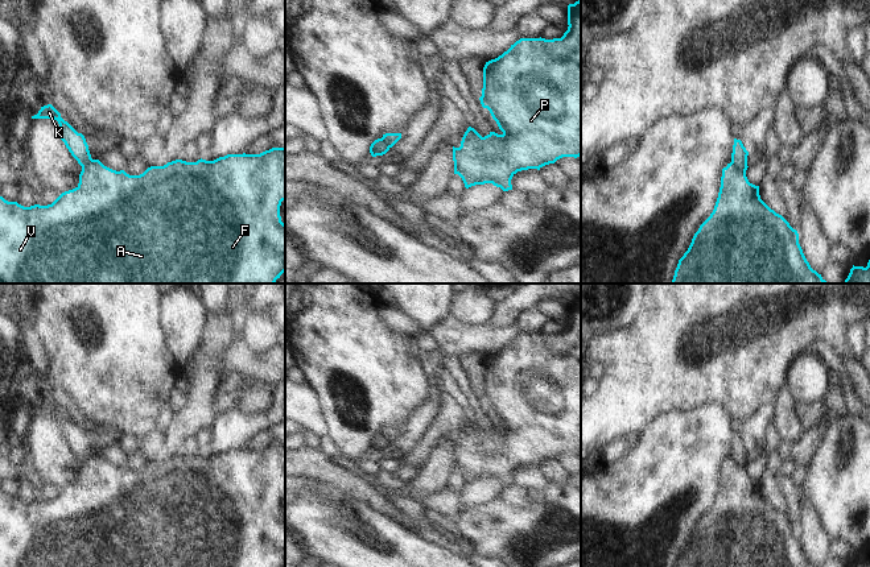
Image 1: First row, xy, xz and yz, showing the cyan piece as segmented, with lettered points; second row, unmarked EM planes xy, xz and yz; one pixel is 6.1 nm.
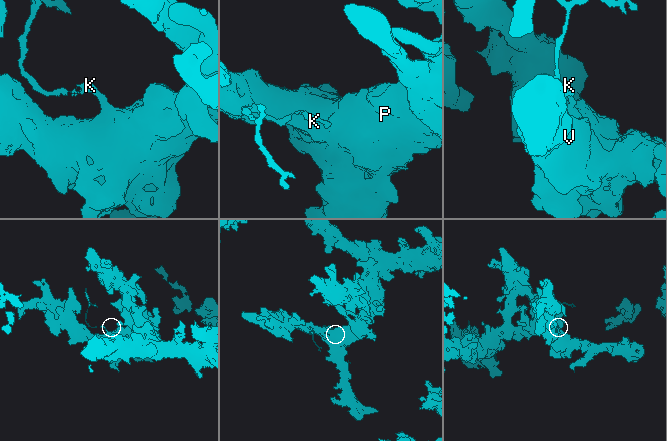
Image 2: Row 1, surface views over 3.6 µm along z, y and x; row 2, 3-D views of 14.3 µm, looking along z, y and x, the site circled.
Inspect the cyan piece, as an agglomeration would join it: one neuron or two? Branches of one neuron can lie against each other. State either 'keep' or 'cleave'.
cleave

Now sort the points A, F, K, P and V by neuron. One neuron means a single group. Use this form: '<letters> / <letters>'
A F P V / K

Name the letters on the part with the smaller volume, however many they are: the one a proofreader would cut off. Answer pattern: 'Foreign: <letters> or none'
Foreign: K

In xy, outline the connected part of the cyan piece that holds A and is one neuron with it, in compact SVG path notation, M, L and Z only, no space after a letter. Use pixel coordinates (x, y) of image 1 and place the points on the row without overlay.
M285 442L260 450L227 450L214 456L176 455L164 462L151 462L140 471L112 465L94 455L82 463L78 481L62 488L51 500L24 502L0 492L0 567L285 567L285 520L280 512L283 496Z

